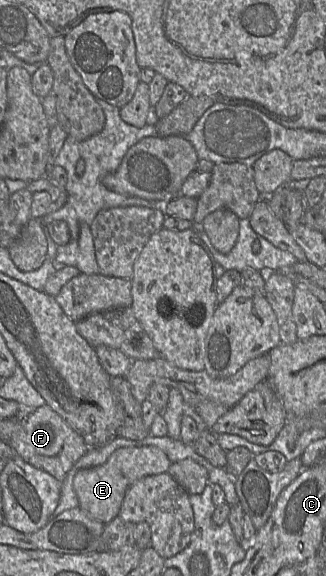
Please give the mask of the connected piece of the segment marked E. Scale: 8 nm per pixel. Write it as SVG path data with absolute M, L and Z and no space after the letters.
M156 446L119 448L104 464L77 472L73 487L79 508L91 518L108 524L119 515L125 493L134 482L149 475L166 473L171 464L166 453Z

